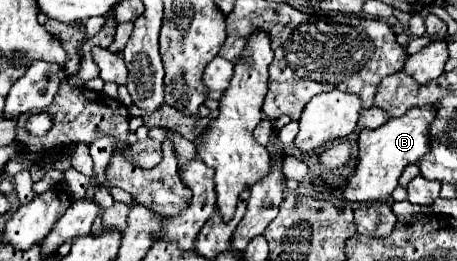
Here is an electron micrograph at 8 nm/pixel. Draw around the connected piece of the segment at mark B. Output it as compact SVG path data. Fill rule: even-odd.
M435 104L433 106L415 106L415 108L409 108L403 116L399 118L389 118L383 126L375 128L375 130L361 130L359 134L359 164L355 168L355 174L353 178L349 180L349 184L343 188L343 190L335 190L333 194L339 198L347 198L347 200L357 200L357 202L365 202L365 200L387 200L391 196L391 192L397 188L399 184L399 176L403 172L403 168L407 164L415 164L419 162L421 156L425 156L429 150L431 150L431 136L429 136L429 126L431 122L435 120L435 114L437 114L437 108Z

